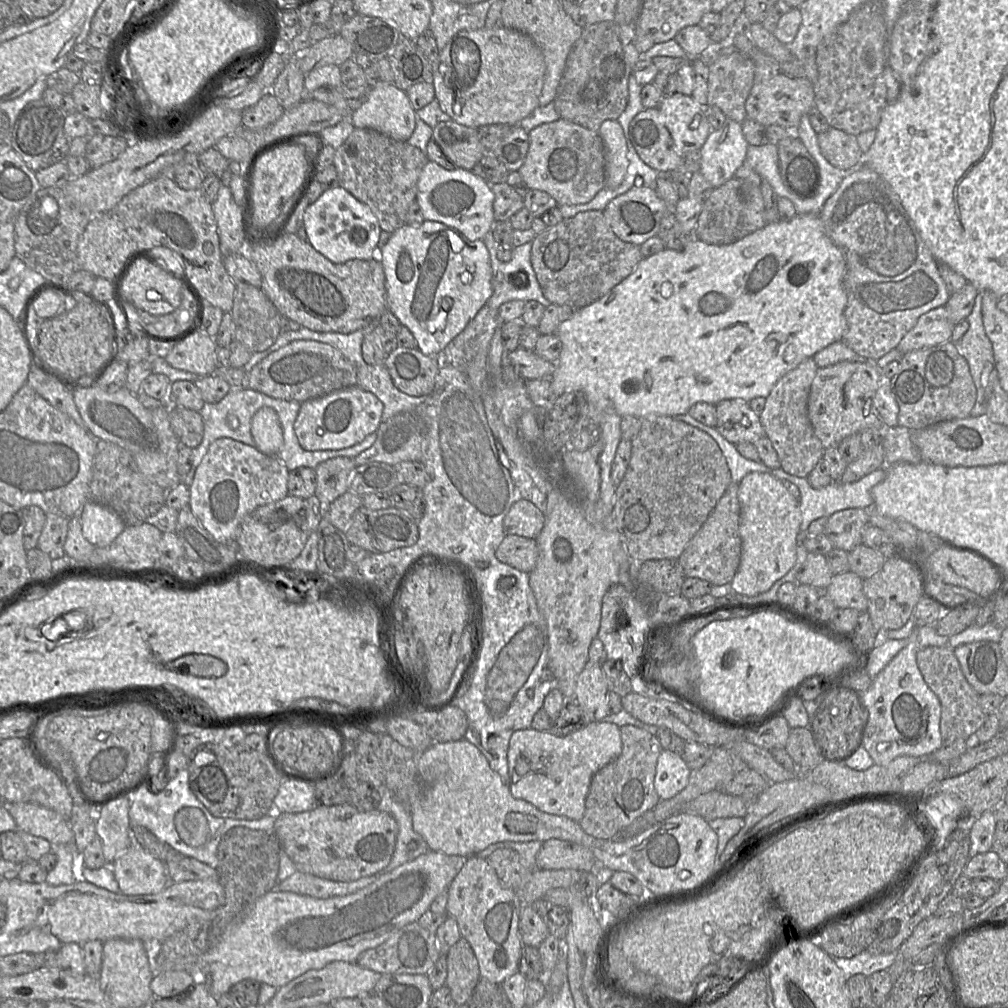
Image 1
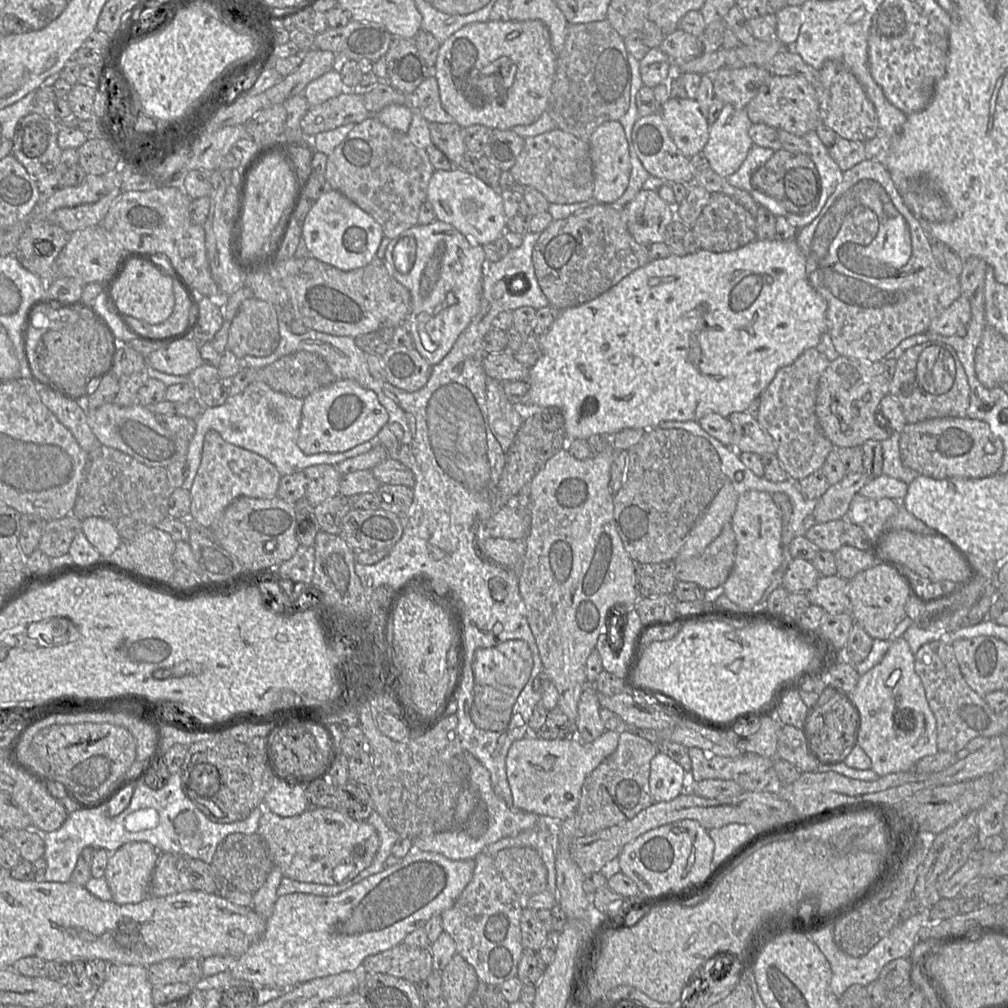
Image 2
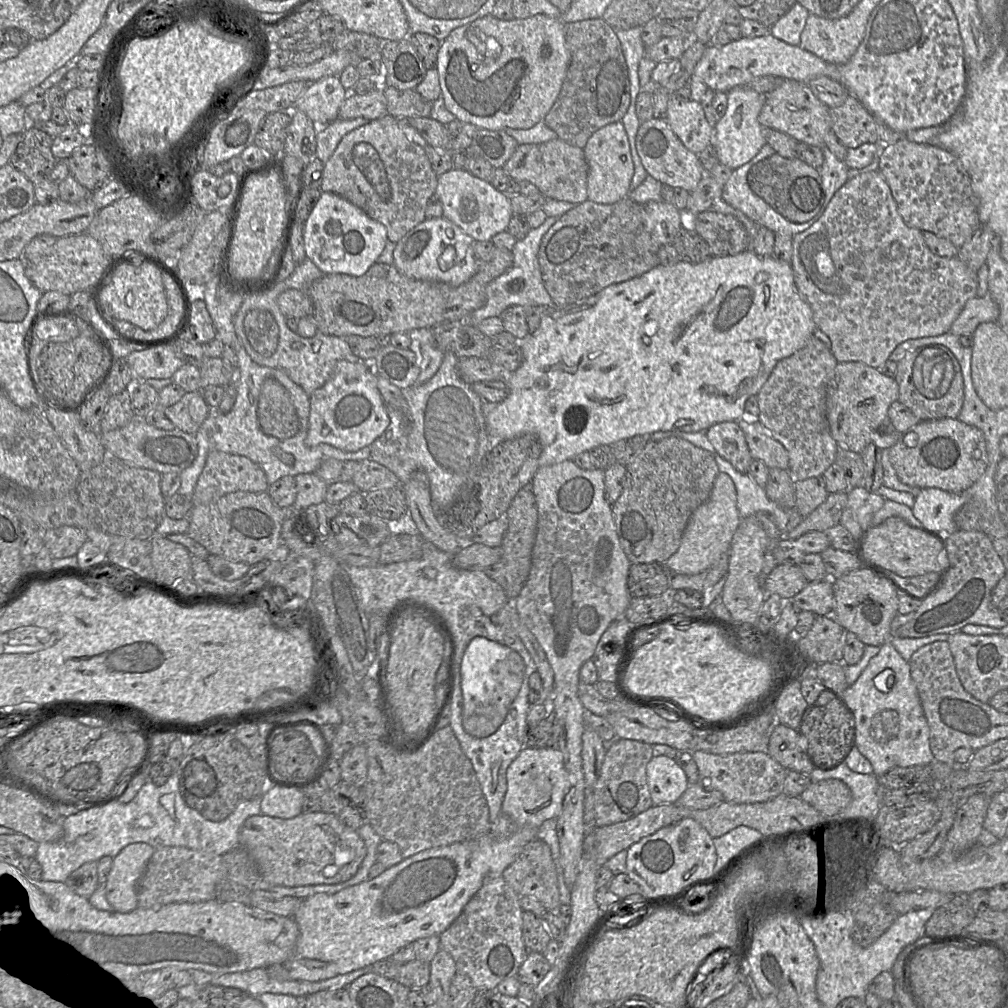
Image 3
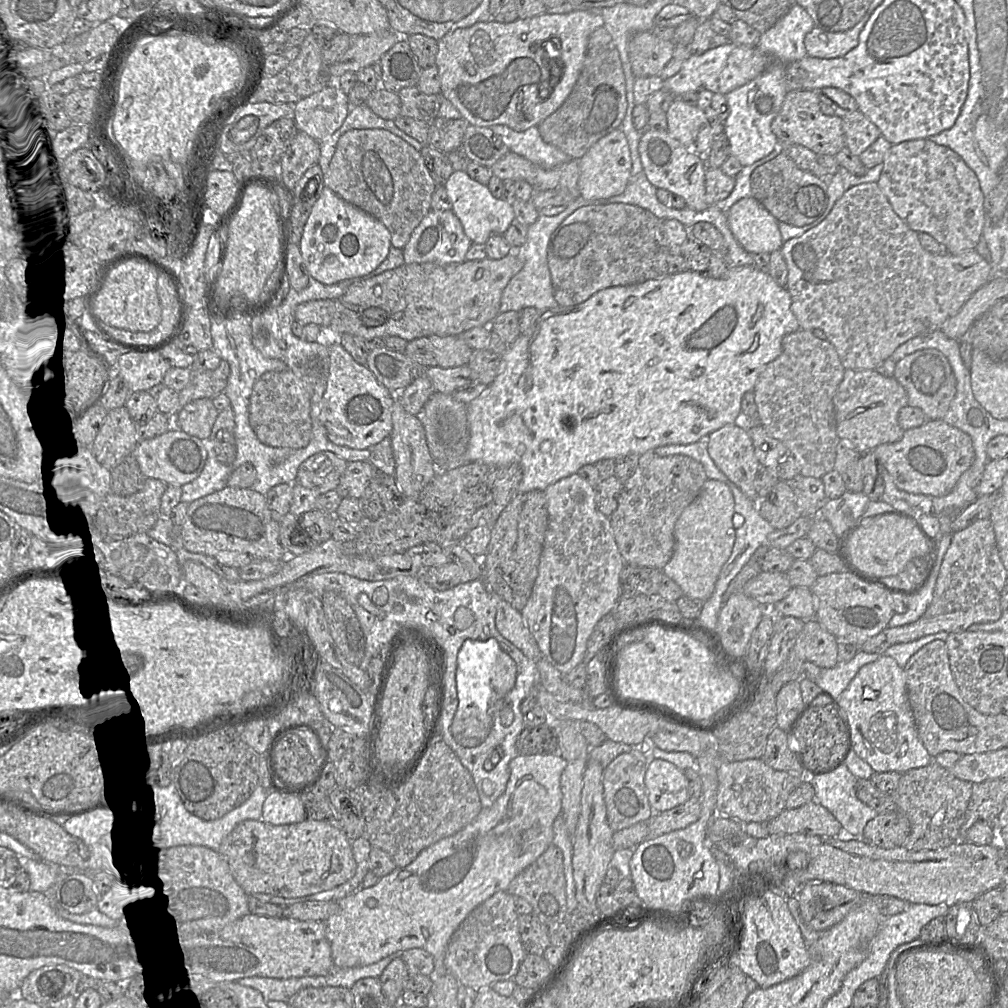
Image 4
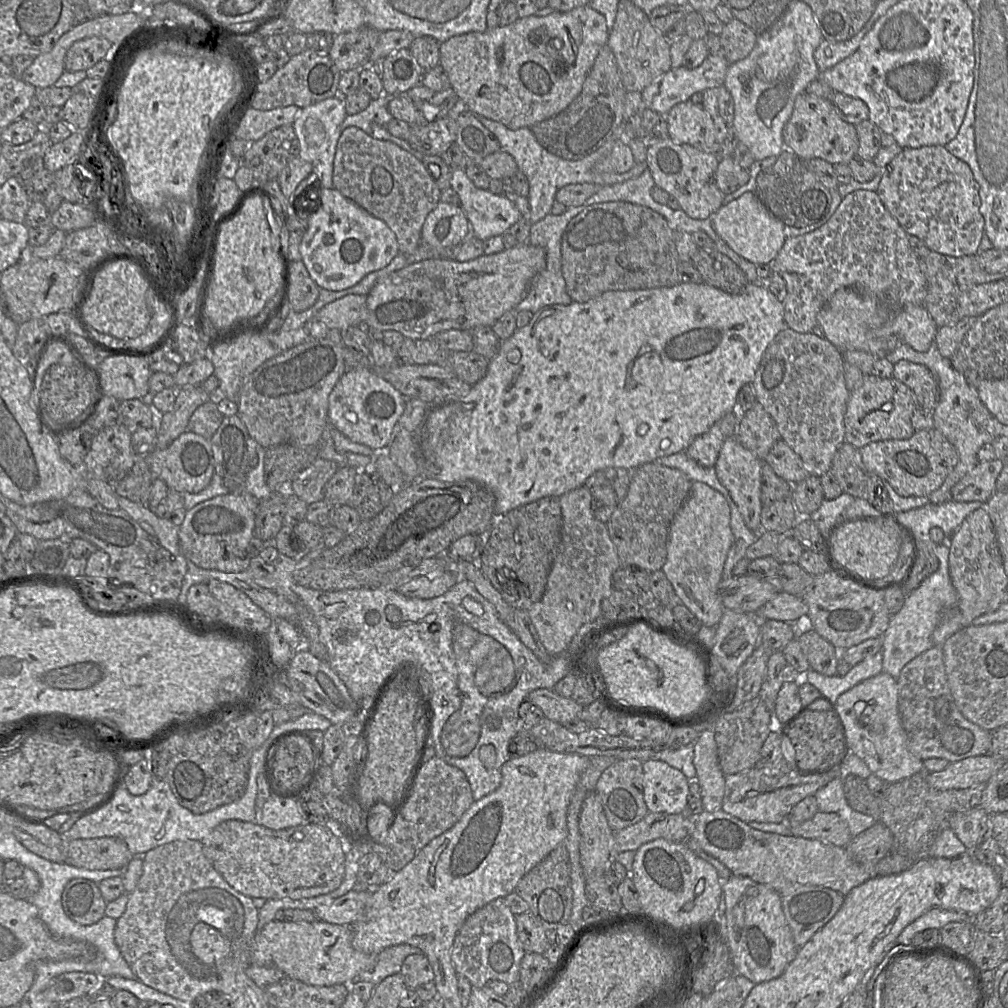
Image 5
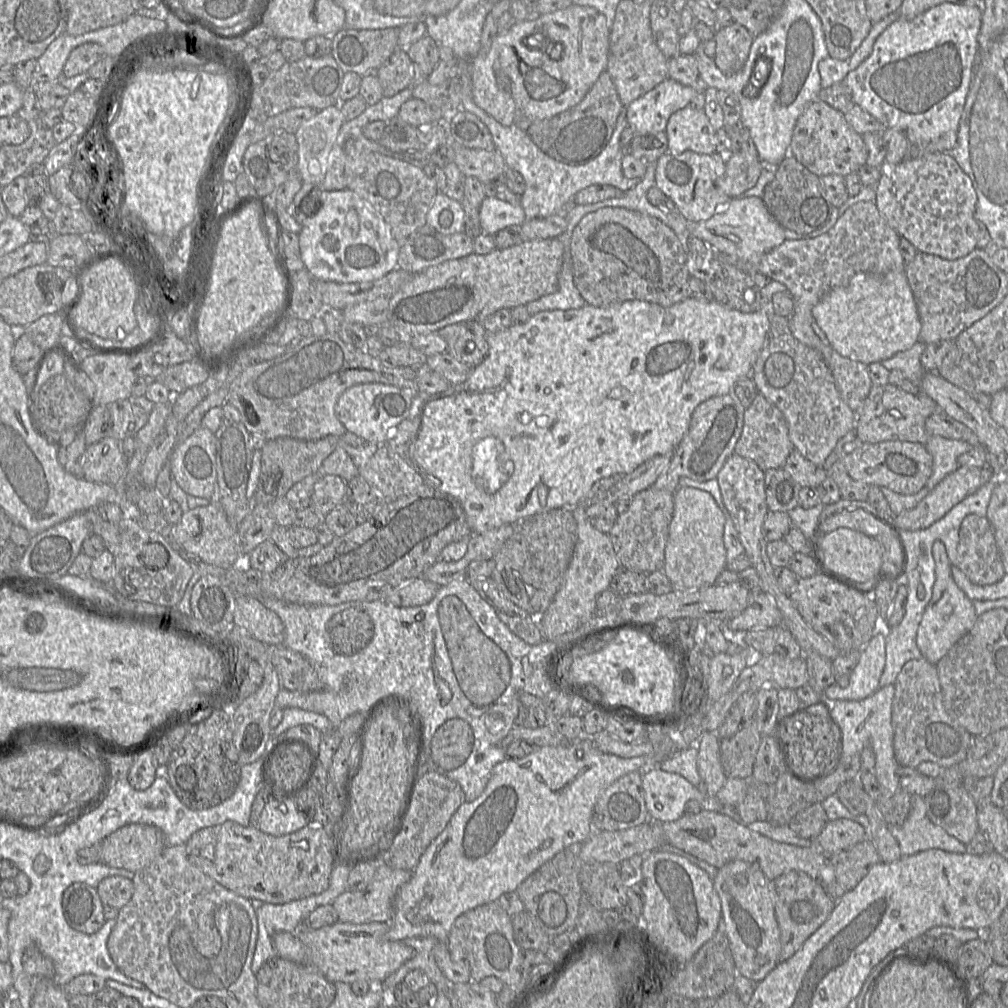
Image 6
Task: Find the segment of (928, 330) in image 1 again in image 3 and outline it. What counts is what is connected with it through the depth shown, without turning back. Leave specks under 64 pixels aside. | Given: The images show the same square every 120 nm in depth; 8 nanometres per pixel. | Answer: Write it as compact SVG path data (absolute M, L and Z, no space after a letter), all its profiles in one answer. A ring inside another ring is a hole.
M989 295L982 298L971 298L965 303L949 332L957 337L972 335L978 325L985 322L996 322L999 314L998 304Z

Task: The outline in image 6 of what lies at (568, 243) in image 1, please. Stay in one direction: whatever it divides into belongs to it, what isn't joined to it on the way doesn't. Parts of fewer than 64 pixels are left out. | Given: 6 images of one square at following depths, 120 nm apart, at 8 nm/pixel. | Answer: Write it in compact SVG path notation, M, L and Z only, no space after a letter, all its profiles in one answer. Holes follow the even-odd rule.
M604 207L594 212L590 212L579 221L572 232L570 252L572 258L572 274L574 284L582 298L589 305L601 307L627 300L643 300L658 304L662 307L670 307L687 299L688 297L691 297L691 291L688 284L690 274L686 265L688 251L684 245L684 238L678 237L669 226L661 222L659 219L647 214L622 207Z

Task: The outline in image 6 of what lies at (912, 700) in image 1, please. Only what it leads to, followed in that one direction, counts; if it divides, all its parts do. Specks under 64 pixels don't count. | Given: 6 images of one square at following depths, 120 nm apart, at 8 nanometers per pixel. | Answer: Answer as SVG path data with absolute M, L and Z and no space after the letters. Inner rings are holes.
M891 684L879 688L863 700L837 700L829 703L829 716L838 725L842 734L842 752L836 766L840 760L860 754L866 746L870 746L875 754L874 774L881 789L882 799L889 799L901 789L897 775L900 766L894 754L894 732L891 721L894 692L894 684Z

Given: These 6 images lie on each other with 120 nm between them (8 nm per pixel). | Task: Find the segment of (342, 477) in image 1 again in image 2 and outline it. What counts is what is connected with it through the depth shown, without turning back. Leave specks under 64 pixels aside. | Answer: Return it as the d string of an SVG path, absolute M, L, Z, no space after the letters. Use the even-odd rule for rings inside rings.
M320 464L303 470L307 479L305 499L313 506L335 497L339 493L340 481L343 475L336 466Z

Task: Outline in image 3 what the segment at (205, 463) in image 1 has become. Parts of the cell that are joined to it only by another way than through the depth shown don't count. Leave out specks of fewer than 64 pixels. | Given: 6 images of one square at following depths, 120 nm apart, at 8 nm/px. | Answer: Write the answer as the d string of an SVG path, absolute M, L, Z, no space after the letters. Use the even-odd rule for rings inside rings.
M219 450L208 452L206 464L191 496L193 506L207 505L220 497L237 492L267 492L269 484L263 469L249 458L225 453Z

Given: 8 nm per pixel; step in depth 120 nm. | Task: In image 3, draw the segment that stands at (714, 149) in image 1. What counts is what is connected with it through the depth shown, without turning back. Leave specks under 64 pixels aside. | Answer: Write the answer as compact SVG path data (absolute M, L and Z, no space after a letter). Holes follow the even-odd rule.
M735 87L727 95L727 111L713 128L712 145L716 148L720 164L737 169L752 160L767 143L758 120L766 95L746 87Z

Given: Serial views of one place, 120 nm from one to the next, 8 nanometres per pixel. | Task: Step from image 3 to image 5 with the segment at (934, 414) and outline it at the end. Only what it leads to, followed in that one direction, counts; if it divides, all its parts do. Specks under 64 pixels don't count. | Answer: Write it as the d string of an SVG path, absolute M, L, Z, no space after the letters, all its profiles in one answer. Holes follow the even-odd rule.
M900 360L894 364L892 377L908 386L915 393L920 407L930 411L935 409L940 398L939 385L926 366Z

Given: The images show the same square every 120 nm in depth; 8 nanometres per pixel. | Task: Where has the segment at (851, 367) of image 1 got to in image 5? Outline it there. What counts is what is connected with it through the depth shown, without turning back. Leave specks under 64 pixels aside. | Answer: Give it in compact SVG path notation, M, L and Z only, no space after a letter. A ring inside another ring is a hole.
M864 375L860 385L849 395L844 415L845 441L861 449L876 441L908 439L915 432L911 417L918 408L920 405L915 393L899 380Z

